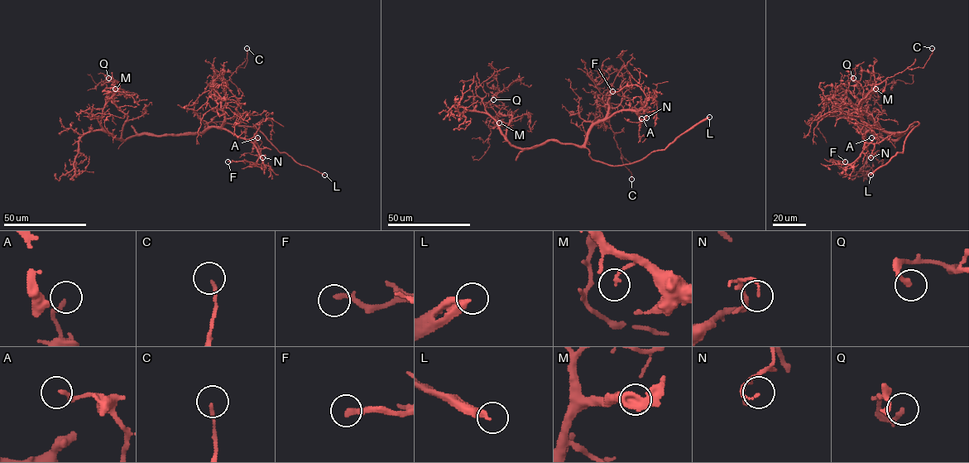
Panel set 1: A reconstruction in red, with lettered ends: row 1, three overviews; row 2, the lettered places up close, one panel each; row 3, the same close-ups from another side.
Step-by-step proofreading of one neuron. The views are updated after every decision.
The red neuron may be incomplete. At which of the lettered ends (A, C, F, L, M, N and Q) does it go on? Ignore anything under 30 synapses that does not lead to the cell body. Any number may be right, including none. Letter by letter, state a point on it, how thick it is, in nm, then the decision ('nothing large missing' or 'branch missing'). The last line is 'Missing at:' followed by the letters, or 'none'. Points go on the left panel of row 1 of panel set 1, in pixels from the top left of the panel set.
A: at (257, 137); 170 nm thick; nothing large missing
C: at (247, 48); 140 nm thick; nothing large missing
F: at (227, 161); 280 nm thick; branch missing
L: at (324, 175); 320 nm thick; branch missing
M: at (115, 89); 150 nm thick; nothing large missing
N: at (262, 157); 120 nm thick; nothing large missing
Q: at (108, 78); 240 nm thick; nothing large missing
Missing at: F, L

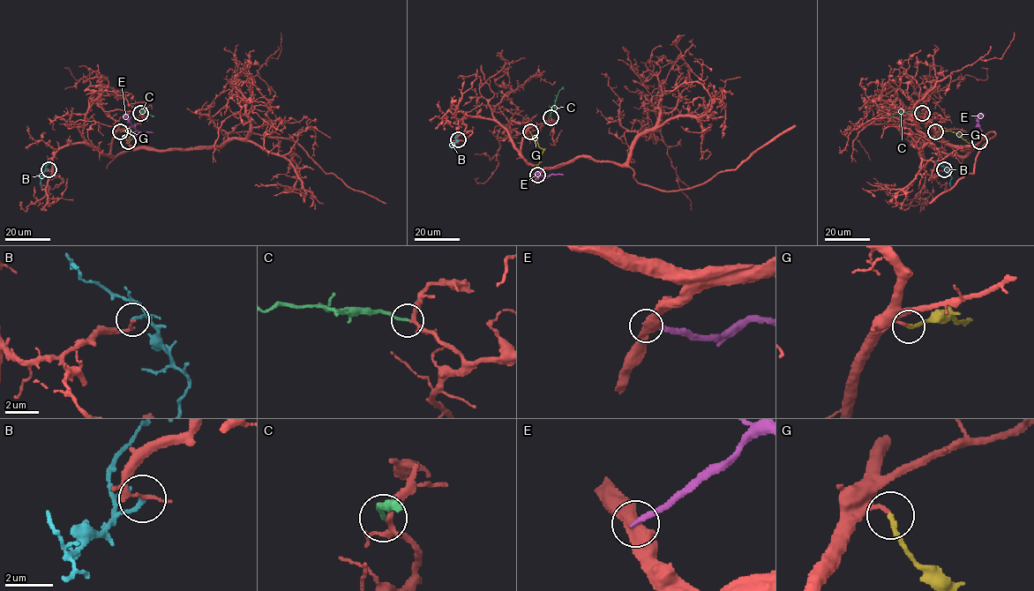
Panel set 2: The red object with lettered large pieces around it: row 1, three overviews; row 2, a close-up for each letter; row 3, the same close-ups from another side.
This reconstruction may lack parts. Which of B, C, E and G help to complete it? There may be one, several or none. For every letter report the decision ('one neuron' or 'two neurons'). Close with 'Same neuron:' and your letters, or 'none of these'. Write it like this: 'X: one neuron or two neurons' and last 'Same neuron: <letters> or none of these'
B: two neurons
C: one neuron
E: two neurons
G: one neuron
Same neuron: C, G

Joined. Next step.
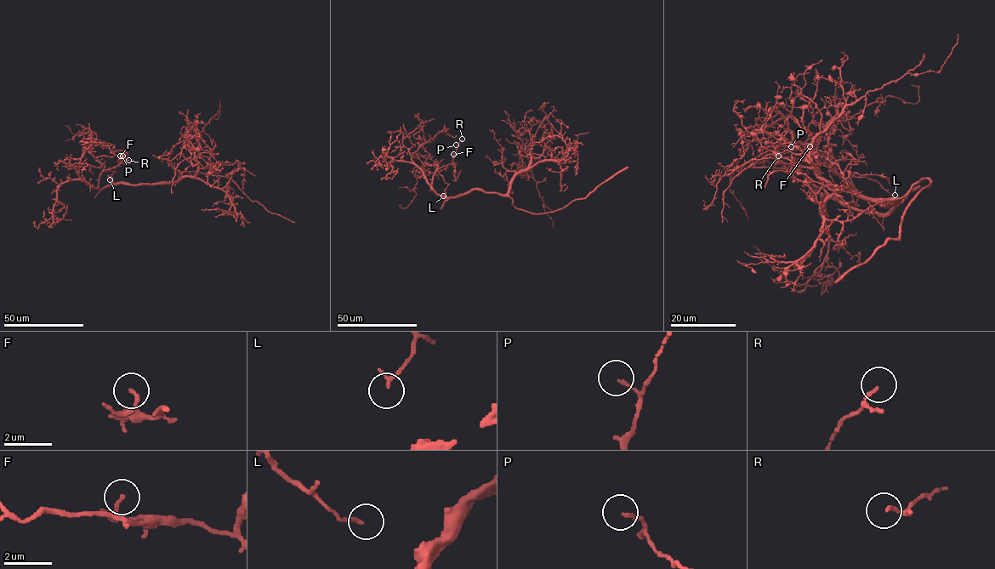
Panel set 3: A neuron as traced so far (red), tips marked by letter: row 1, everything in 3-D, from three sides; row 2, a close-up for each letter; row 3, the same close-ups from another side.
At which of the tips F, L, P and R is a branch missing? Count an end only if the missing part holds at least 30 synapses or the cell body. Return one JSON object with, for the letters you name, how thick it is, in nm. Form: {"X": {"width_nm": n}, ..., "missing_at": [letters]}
{"missing_at": []}

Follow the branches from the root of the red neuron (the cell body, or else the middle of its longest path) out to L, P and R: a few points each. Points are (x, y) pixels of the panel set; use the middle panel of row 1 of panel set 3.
L: (482, 189), (471, 190), (454, 196), (440, 196), (431, 185), (433, 175), (437, 171), (447, 184), (443, 196)
P: (482, 189), (454, 196), (440, 196), (434, 189), (431, 180), (436, 170), (450, 164), (455, 167), (456, 145)
R: (482, 189), (446, 196), (438, 194), (431, 185), (438, 169), (450, 164), (455, 167), (452, 157), (462, 139)

